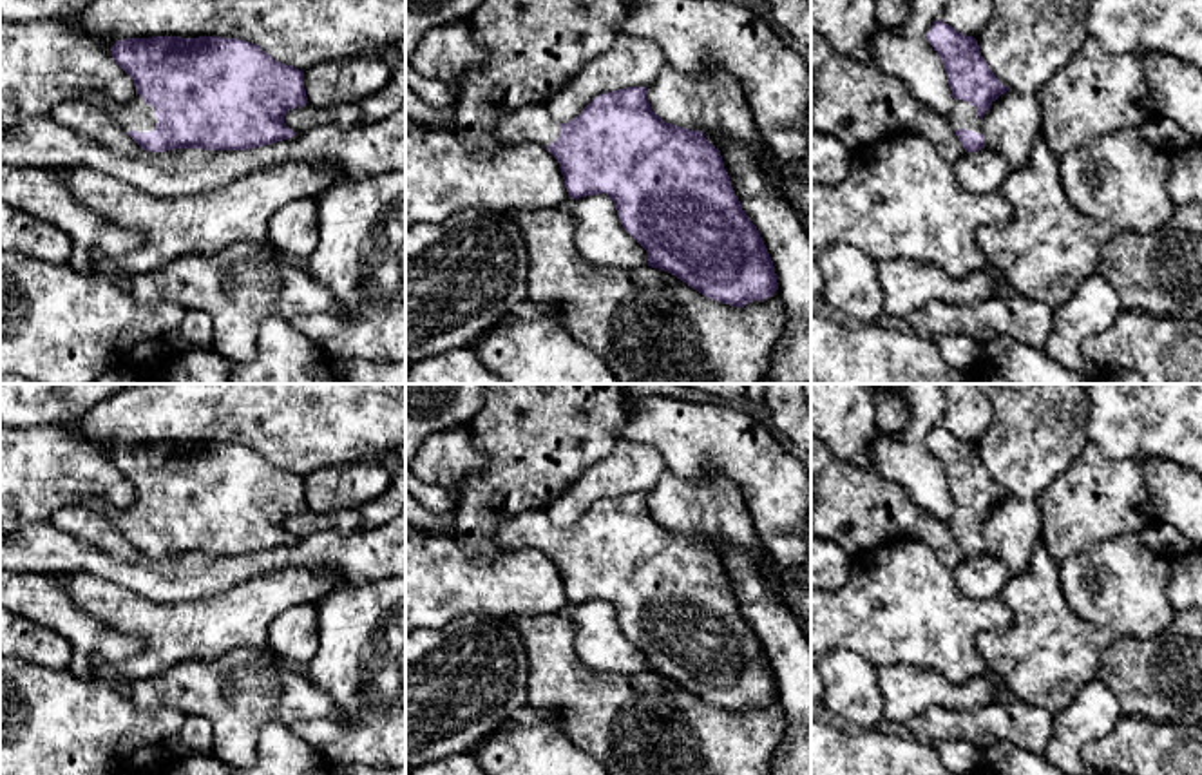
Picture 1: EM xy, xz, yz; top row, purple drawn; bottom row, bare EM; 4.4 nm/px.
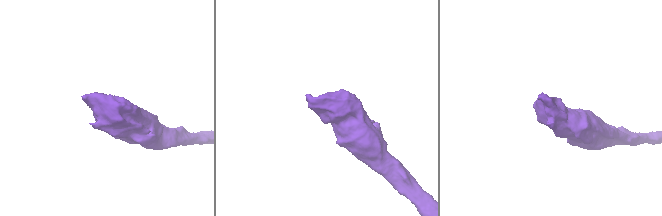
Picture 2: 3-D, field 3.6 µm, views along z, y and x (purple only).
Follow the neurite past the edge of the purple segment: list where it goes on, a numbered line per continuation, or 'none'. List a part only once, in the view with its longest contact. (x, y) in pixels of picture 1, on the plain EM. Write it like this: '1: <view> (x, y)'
1: xy (134, 520)

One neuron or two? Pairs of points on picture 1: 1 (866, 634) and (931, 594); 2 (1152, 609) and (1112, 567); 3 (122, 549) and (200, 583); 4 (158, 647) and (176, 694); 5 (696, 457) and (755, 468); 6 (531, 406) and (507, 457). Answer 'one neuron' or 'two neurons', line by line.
1: one neuron
2: one neuron
3: two neurons
4: two neurons
5: one neuron
6: one neuron

